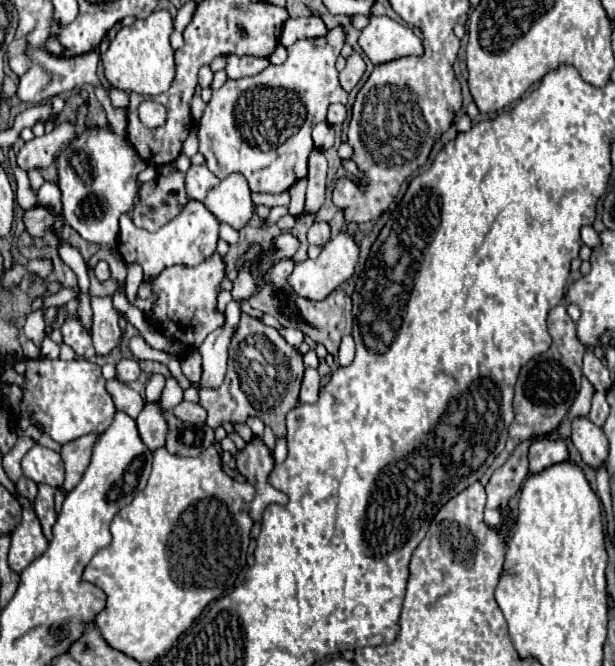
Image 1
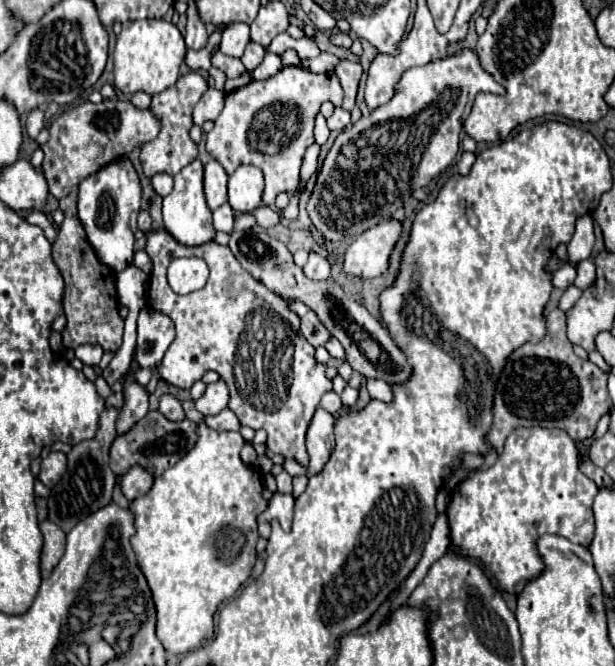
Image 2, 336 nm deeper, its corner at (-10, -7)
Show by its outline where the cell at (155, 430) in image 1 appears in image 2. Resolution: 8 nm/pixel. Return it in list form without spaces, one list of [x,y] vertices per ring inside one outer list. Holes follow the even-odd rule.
[[[131,467],[131,471],[121,477],[121,491],[129,501],[137,499],[139,495],[145,495],[151,489],[151,485],[153,475],[143,467]]]

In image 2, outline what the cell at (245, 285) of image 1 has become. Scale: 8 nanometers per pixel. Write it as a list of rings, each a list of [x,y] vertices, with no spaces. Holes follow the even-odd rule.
[[[219,379],[217,383],[207,385],[207,391],[203,393],[203,397],[195,401],[195,409],[203,415],[217,415],[227,407],[227,403],[229,403],[229,391],[223,379]]]

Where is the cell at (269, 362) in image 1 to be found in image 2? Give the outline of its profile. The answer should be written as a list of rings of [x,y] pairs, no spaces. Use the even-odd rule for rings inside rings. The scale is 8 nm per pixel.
[[[157,229],[149,233],[147,245],[149,249],[145,247],[145,251],[149,251],[149,257],[153,259],[147,301],[155,311],[169,315],[175,323],[175,339],[171,347],[165,351],[161,363],[157,365],[157,373],[171,385],[189,390],[195,381],[202,378],[205,371],[213,369],[227,383],[231,391],[229,409],[239,417],[241,425],[247,425],[251,429],[265,429],[269,435],[267,447],[273,453],[279,453],[283,457],[293,457],[307,467],[309,455],[305,449],[305,433],[319,407],[321,397],[327,391],[331,391],[333,383],[331,379],[325,377],[325,365],[315,359],[315,347],[309,345],[299,333],[299,317],[289,309],[291,301],[275,295],[273,291],[267,291],[263,283],[259,283],[249,271],[241,267],[241,263],[235,259],[235,255],[227,245],[209,241],[199,247],[187,247],[181,245],[167,229]],[[191,255],[207,259],[211,275],[203,289],[179,297],[177,293],[171,291],[165,273],[173,257],[191,257]],[[255,309],[267,309],[271,313],[271,319],[247,319],[247,315],[253,313]]]

